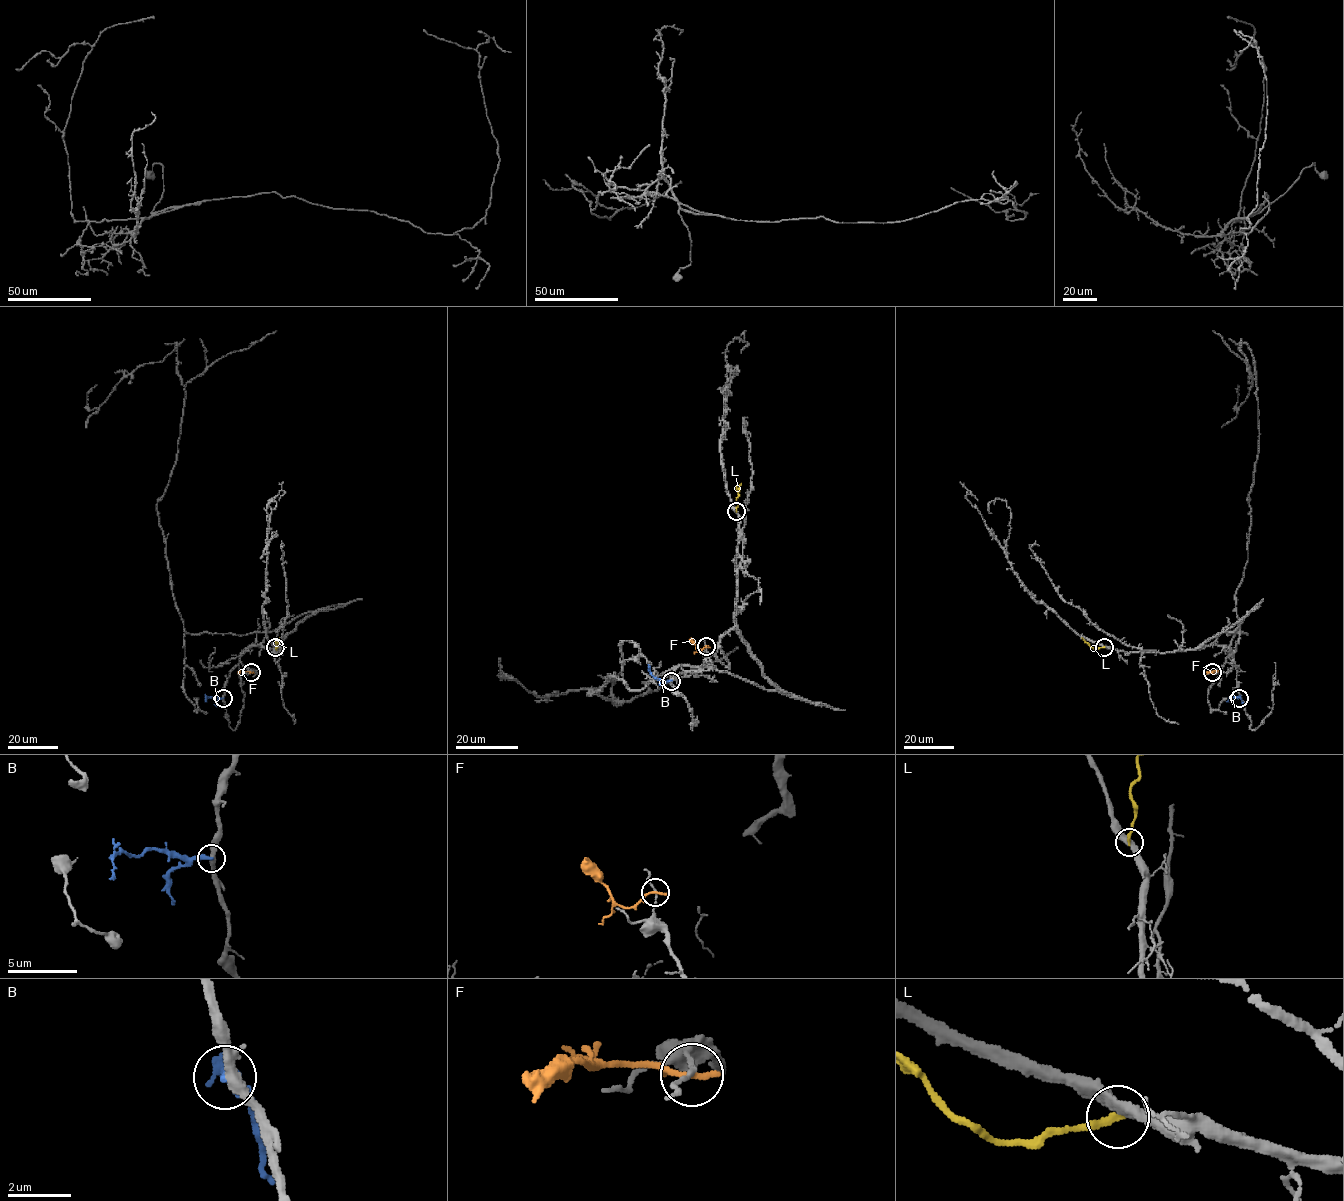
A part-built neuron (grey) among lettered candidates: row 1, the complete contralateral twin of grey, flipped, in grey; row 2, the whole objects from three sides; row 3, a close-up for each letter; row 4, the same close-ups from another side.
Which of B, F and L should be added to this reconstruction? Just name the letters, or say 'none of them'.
L

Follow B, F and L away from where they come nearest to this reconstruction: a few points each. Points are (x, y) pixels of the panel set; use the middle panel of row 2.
B: (671, 680), (656, 678), (648, 665)
F: (706, 646), (698, 649), (690, 638)
L: (736, 511), (741, 483)

